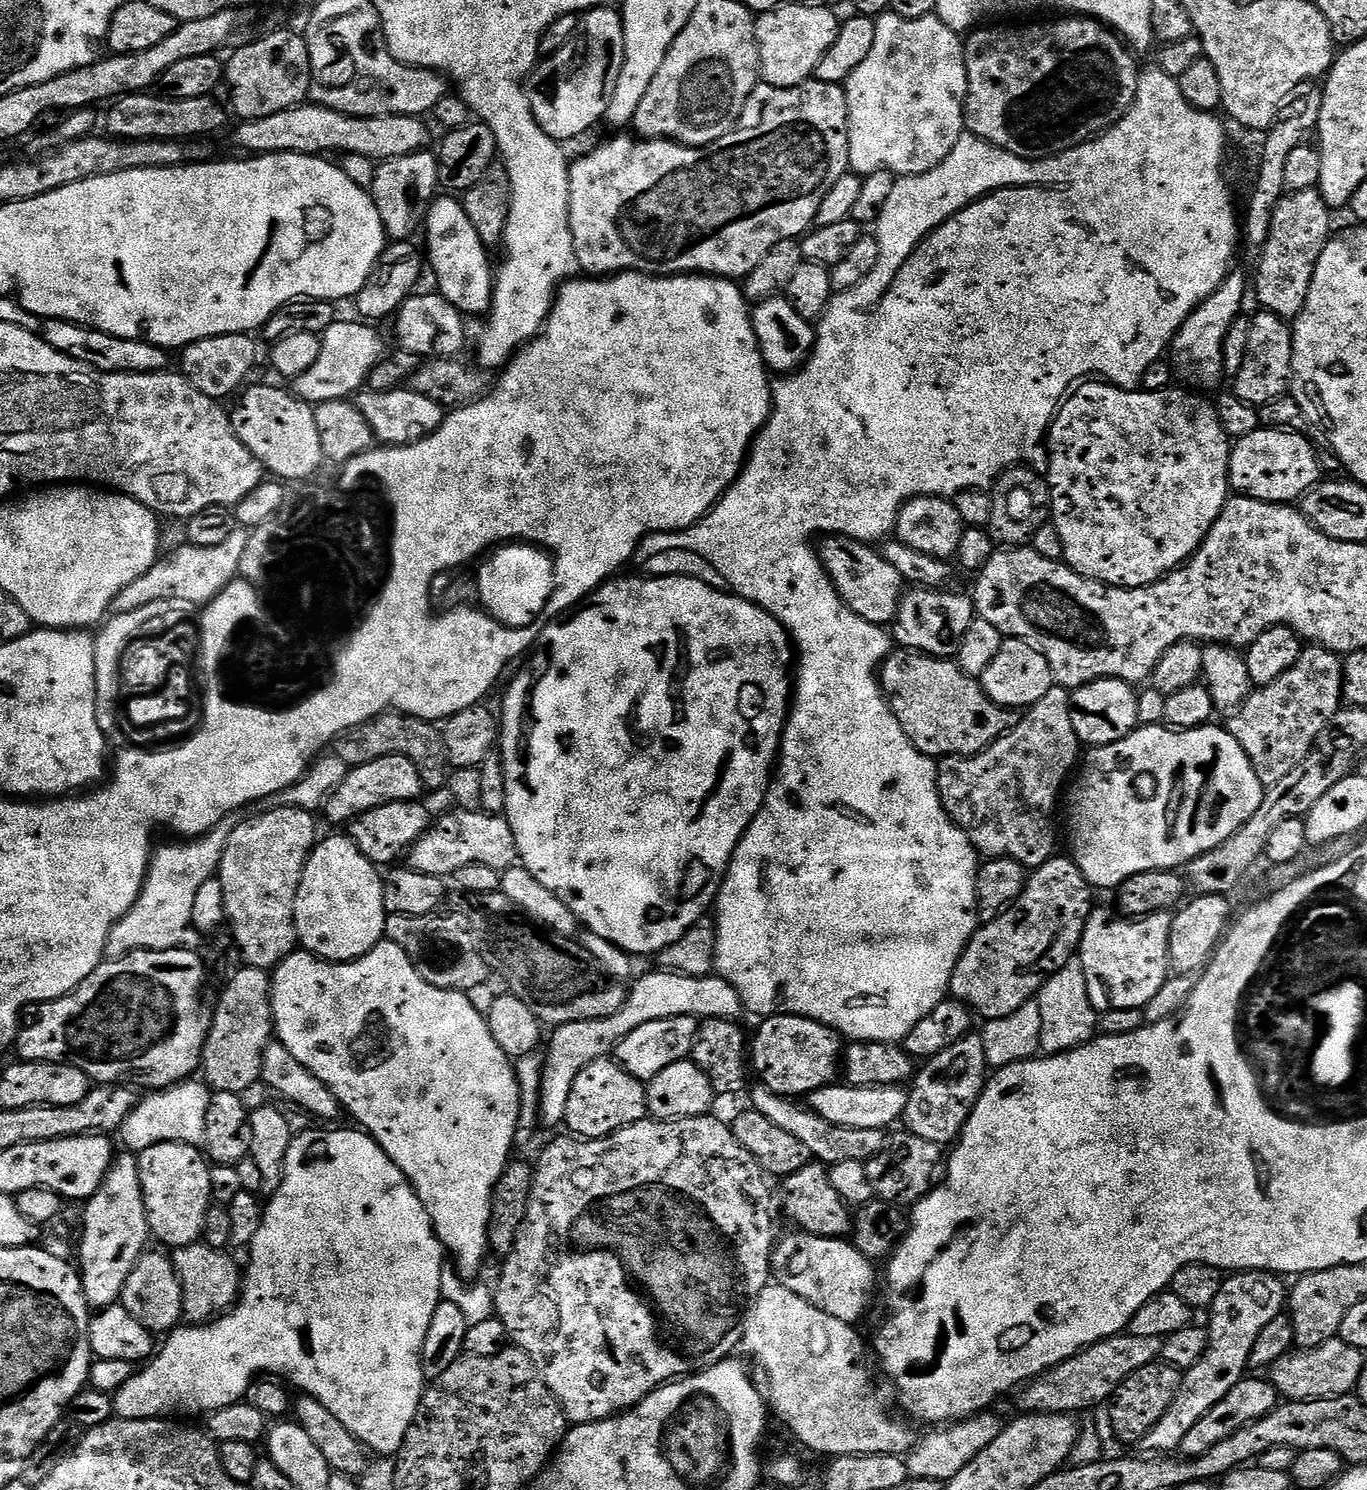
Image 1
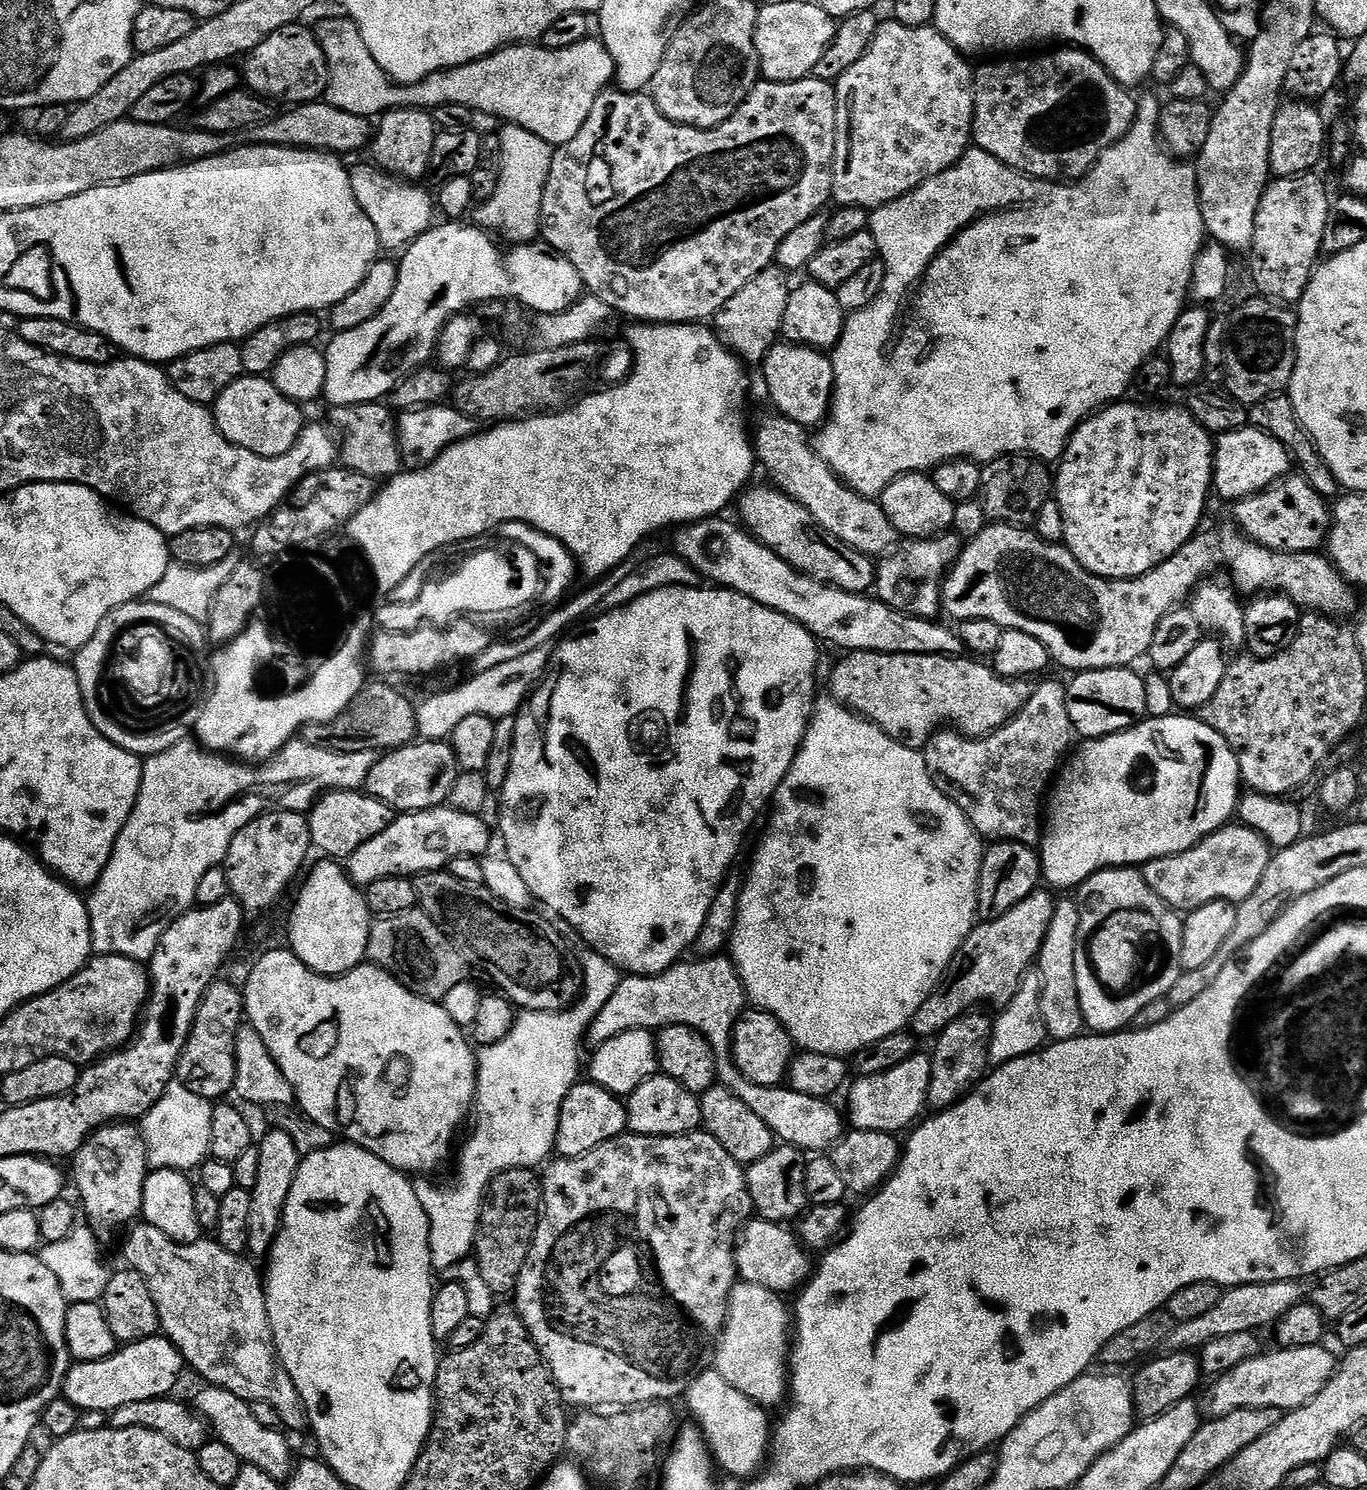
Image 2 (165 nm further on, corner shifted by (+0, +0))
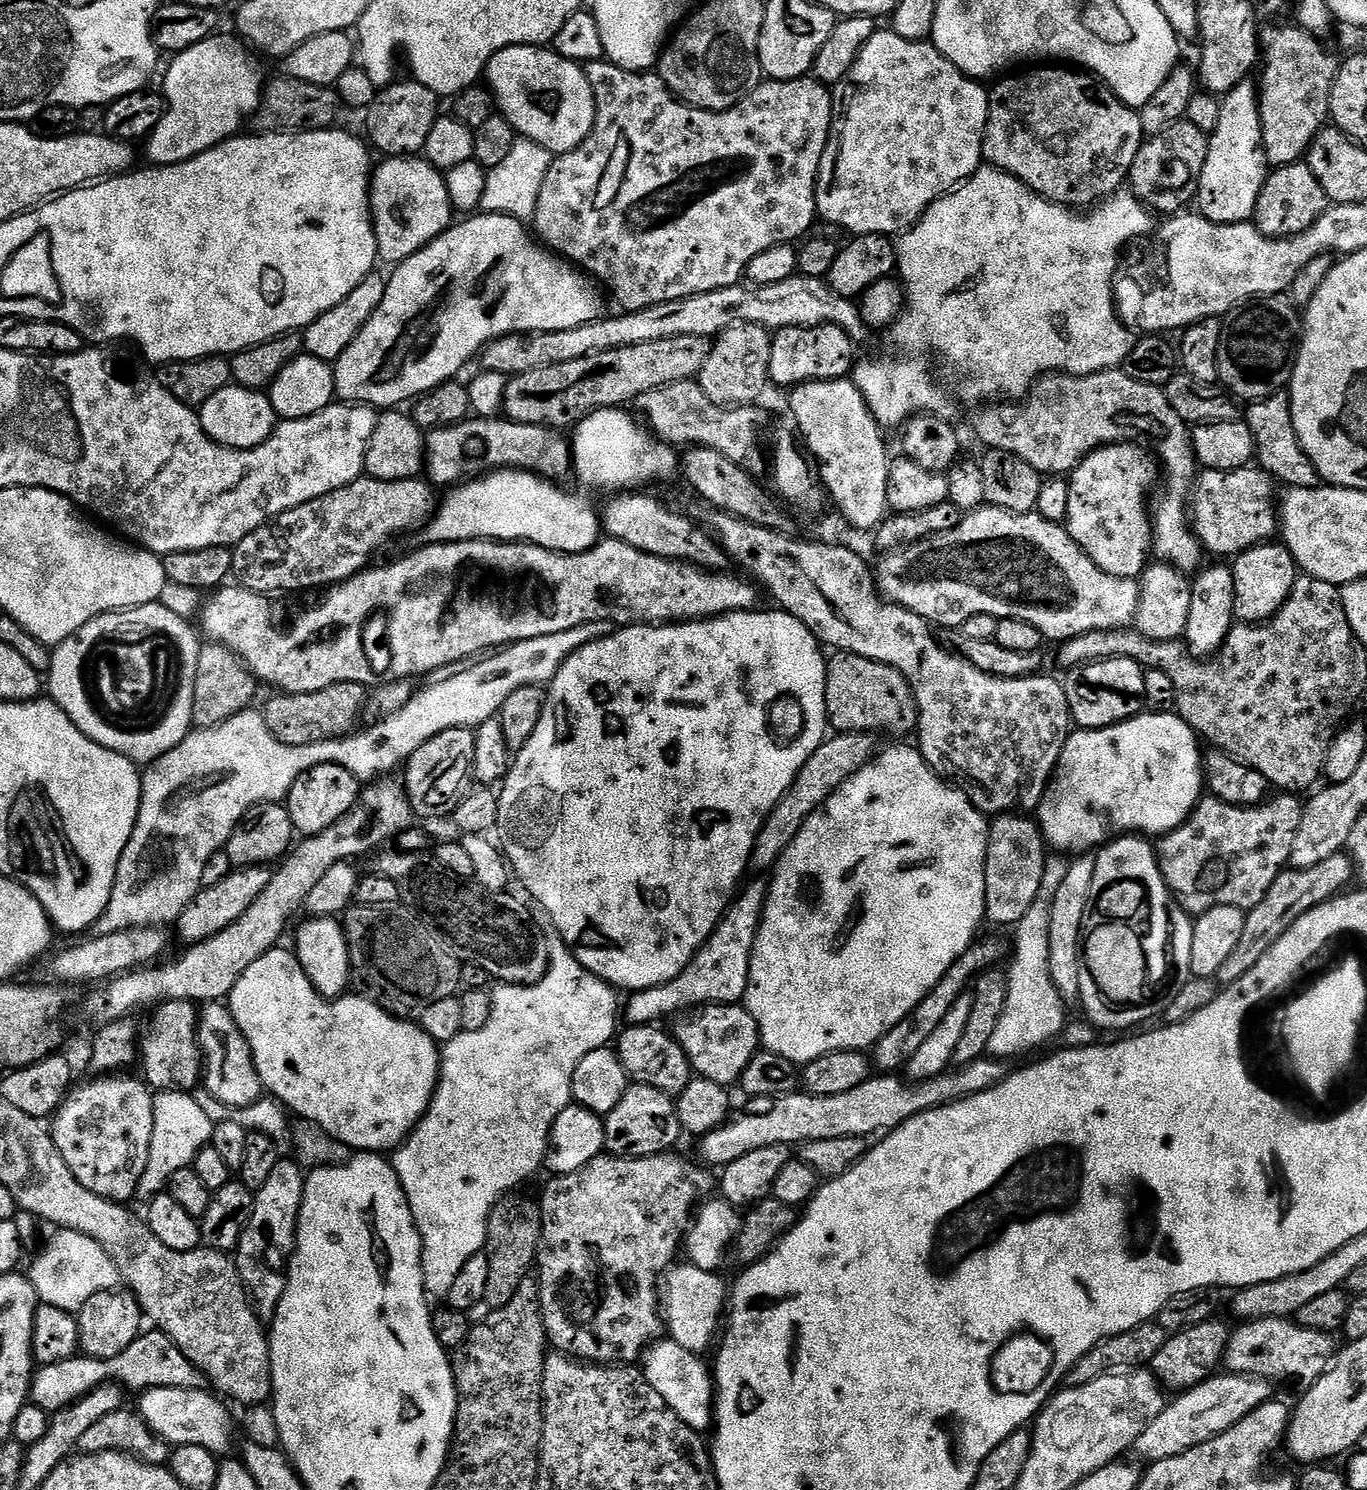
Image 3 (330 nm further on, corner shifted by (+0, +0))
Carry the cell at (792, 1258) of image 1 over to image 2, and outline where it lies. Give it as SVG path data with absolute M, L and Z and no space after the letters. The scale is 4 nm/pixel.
M752 1218L740 1229L734 1245L736 1257L736 1275L745 1284L762 1286L777 1294L795 1293L808 1283L808 1277L814 1271L813 1261L801 1244L799 1237L784 1224L775 1224L769 1220Z

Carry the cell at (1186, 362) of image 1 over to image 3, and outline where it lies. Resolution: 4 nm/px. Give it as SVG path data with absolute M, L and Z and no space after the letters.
M1245 82L1234 86L1234 90L1223 93L1220 110L1218 126L1208 138L1206 166L1202 166L1202 178L1196 191L1195 203L1200 204L1199 215L1205 216L1210 222L1215 224L1243 224L1255 217L1258 194L1262 190L1264 180L1270 171L1268 159L1264 157L1257 85L1252 82Z

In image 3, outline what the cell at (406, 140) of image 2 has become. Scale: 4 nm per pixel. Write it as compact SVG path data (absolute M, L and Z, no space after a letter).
M415 78L407 79L401 84L393 82L388 87L379 89L366 109L369 136L367 139L375 151L377 148L388 156L412 156L415 152L416 155L423 153L430 126L434 126L442 108L441 101L429 88L422 86Z

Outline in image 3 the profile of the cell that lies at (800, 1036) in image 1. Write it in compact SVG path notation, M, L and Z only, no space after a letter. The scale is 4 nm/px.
M709 1004L681 1020L684 1021L674 1028L674 1035L682 1050L686 1050L686 1058L690 1058L693 1073L715 1084L739 1085L740 1075L750 1066L750 1058L762 1048L758 1022L754 1022L747 1008L740 1004Z

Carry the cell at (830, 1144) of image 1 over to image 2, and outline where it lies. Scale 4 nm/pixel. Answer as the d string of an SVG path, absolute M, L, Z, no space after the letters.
M727 955L693 959L693 964L677 962L657 976L625 975L610 1002L598 1010L590 1022L586 1044L594 1050L626 1030L659 1030L671 1024L685 1024L701 1032L710 1042L718 1061L716 1079L719 1087L730 1090L749 1110L754 1110L777 1141L799 1148L805 1154L824 1154L835 1148L846 1131L846 1120L832 1102L798 1094L787 1086L763 1088L752 1084L740 1073L732 1057L732 1035L741 1012L746 1008L744 987L736 967Z

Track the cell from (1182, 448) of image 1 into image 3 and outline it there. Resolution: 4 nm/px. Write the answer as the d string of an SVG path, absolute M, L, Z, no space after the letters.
M1131 444L1096 448L1070 474L1067 530L1077 546L1106 574L1136 578L1148 567L1152 529L1144 499L1149 499L1157 484L1158 464L1153 453Z

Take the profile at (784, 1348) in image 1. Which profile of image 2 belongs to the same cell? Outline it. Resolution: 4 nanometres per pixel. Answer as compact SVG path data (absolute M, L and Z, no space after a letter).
M738 1282L732 1288L728 1299L728 1320L714 1348L714 1371L722 1374L722 1378L734 1386L734 1390L742 1390L742 1394L746 1394L765 1410L772 1410L775 1404L783 1405L790 1388L790 1380L786 1375L790 1368L790 1308L780 1300L783 1299L777 1293L762 1286Z

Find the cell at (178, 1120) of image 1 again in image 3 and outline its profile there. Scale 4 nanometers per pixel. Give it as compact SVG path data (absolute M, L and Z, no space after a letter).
M156 1092L154 1096L154 1138L150 1146L150 1158L146 1162L146 1170L140 1179L139 1195L145 1198L161 1195L167 1189L170 1178L178 1174L178 1170L193 1167L197 1154L211 1145L213 1127L212 1120L206 1118L206 1110L198 1106L195 1095L187 1092Z

